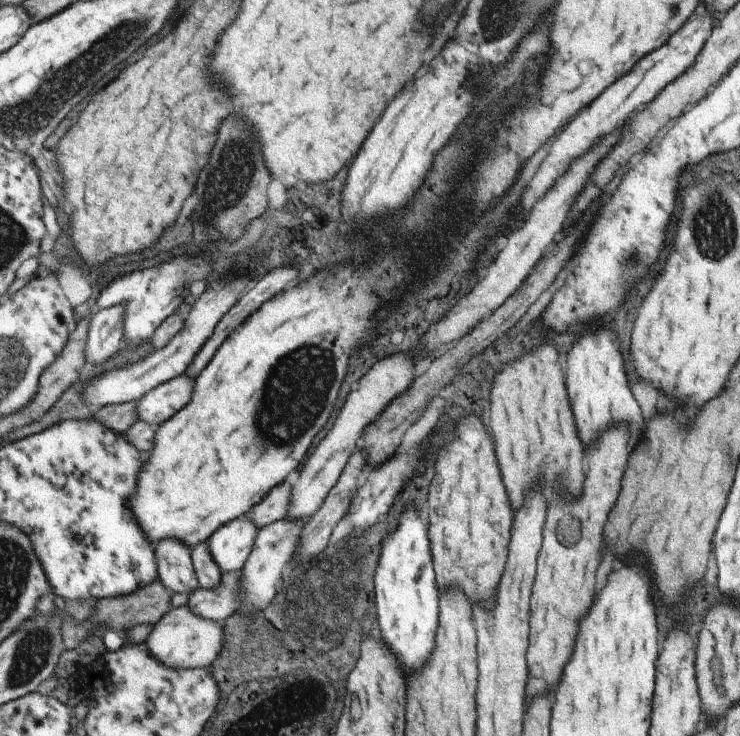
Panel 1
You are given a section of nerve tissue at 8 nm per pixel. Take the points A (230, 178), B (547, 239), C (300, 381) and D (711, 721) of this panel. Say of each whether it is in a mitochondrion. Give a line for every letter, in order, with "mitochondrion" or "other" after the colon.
A: mitochondrion
B: other
C: mitochondrion
D: other

